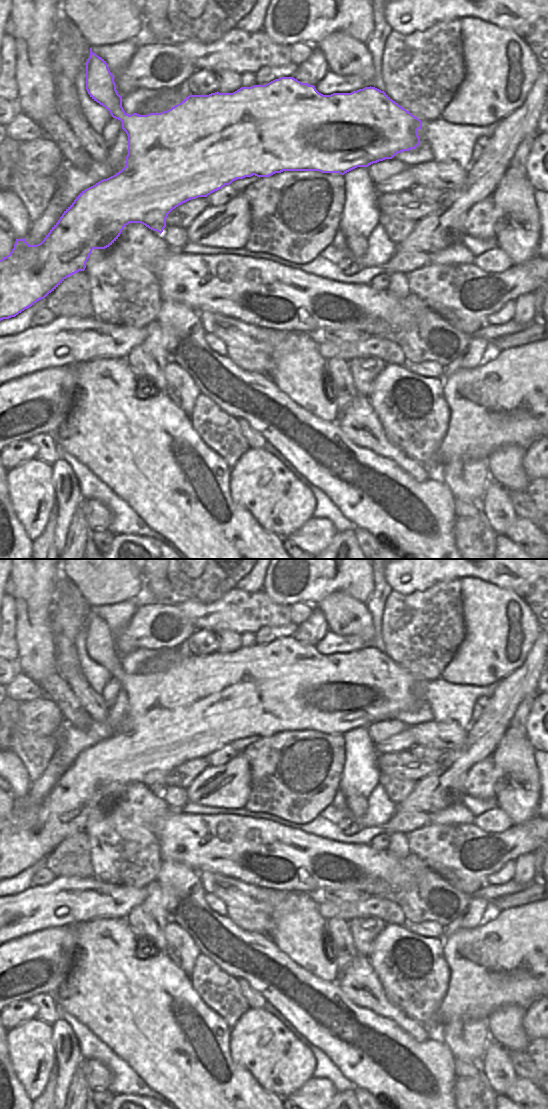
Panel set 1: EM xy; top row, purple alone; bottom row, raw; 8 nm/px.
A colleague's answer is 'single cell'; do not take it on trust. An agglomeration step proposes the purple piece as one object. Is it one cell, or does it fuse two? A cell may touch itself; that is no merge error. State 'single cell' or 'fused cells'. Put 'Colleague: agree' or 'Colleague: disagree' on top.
Colleague: agree
single cell

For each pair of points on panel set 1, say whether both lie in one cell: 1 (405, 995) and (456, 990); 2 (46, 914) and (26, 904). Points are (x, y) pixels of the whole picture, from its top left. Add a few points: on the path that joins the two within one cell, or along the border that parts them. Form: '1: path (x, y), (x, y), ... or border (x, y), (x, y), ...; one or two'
1: border (447, 967), (449, 970), (448, 989), (438, 1013); two
2: path (43, 909), (39, 905), (31, 905); one

